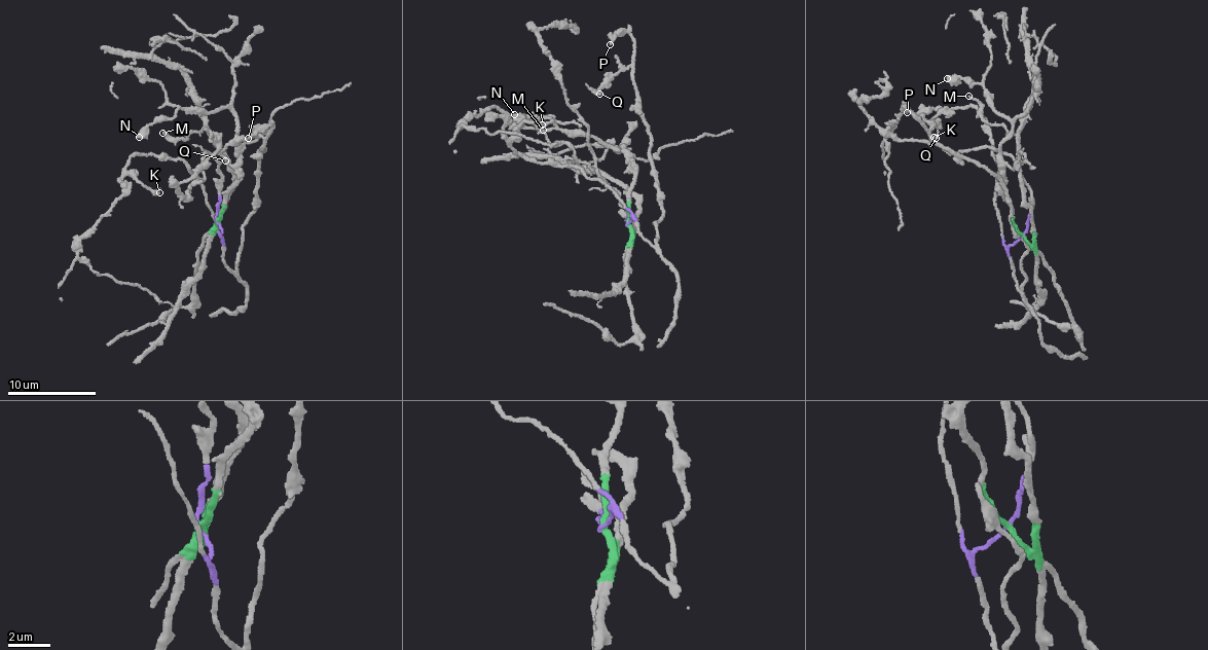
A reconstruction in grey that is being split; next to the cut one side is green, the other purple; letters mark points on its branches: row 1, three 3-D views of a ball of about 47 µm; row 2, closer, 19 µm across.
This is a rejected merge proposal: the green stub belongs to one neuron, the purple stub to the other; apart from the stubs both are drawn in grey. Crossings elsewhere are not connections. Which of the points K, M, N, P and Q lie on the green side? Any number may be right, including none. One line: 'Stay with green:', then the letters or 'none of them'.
Stay with green: M, N

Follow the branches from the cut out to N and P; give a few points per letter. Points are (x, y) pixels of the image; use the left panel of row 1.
N: (217, 220), (225, 190), (239, 179), (232, 111), (179, 108), (170, 118), (149, 122), (138, 138)
P: (217, 220), (223, 263), (232, 269), (242, 228), (255, 210), (258, 156), (272, 127), (260, 127), (249, 137)

